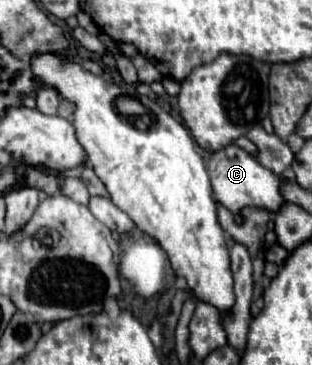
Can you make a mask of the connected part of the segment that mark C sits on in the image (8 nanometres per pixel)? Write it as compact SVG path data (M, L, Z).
M229 144L227 148L213 152L211 160L207 164L211 186L213 186L213 196L219 204L227 206L233 214L237 214L243 206L255 206L273 212L279 212L279 208L285 204L285 198L281 194L281 184L289 178L277 176L269 168L261 166L253 156L249 156L243 148L237 144Z

